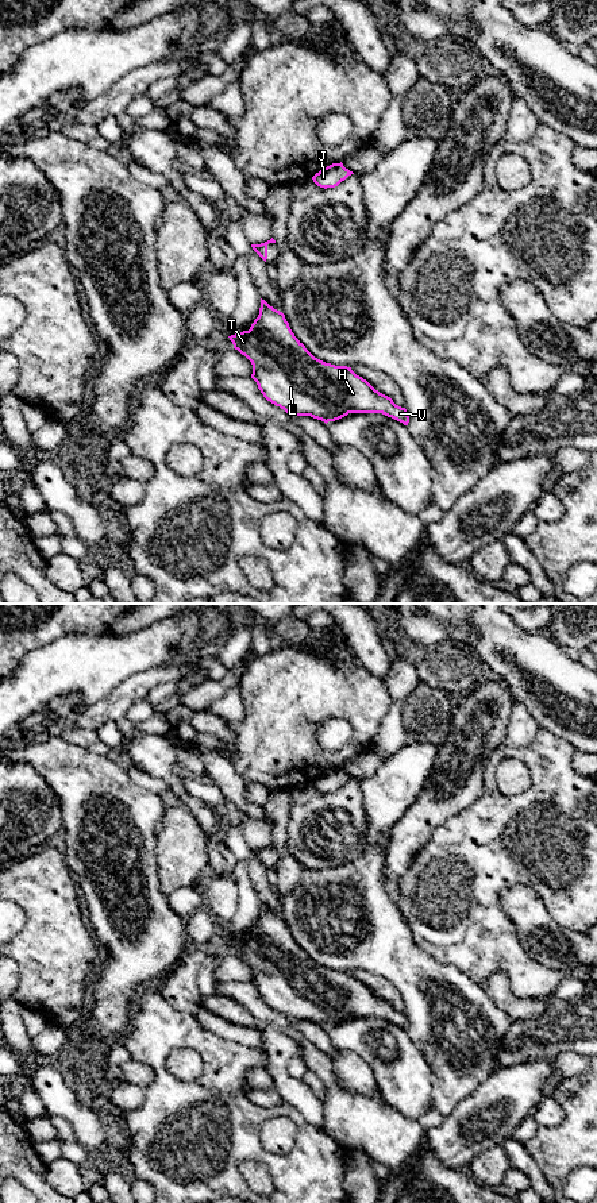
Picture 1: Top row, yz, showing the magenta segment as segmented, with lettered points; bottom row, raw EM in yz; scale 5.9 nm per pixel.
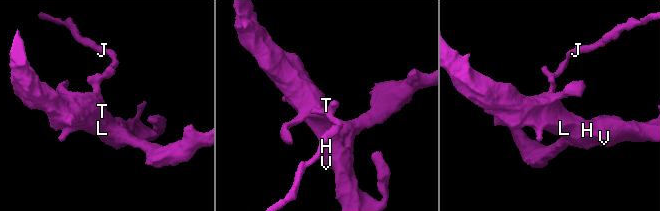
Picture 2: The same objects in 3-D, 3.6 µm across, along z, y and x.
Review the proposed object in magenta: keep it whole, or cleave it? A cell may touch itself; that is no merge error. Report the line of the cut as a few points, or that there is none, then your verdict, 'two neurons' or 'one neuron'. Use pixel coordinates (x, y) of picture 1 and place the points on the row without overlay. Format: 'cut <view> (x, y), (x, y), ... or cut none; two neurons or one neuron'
cut yz (266, 848), (254, 855); two neurons

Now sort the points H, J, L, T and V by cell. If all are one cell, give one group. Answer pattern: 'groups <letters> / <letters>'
groups H L T V / J

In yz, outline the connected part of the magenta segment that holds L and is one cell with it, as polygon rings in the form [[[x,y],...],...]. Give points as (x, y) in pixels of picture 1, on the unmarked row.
[[[262,903],[259,919],[250,934],[228,942],[234,953],[251,967],[251,983],[263,1002],[289,1019],[311,1021],[327,1029],[348,1018],[382,1018],[404,1030],[409,1027],[405,1013],[396,1010],[390,1002],[375,995],[351,972],[335,971],[315,963],[294,941],[285,919]]]

